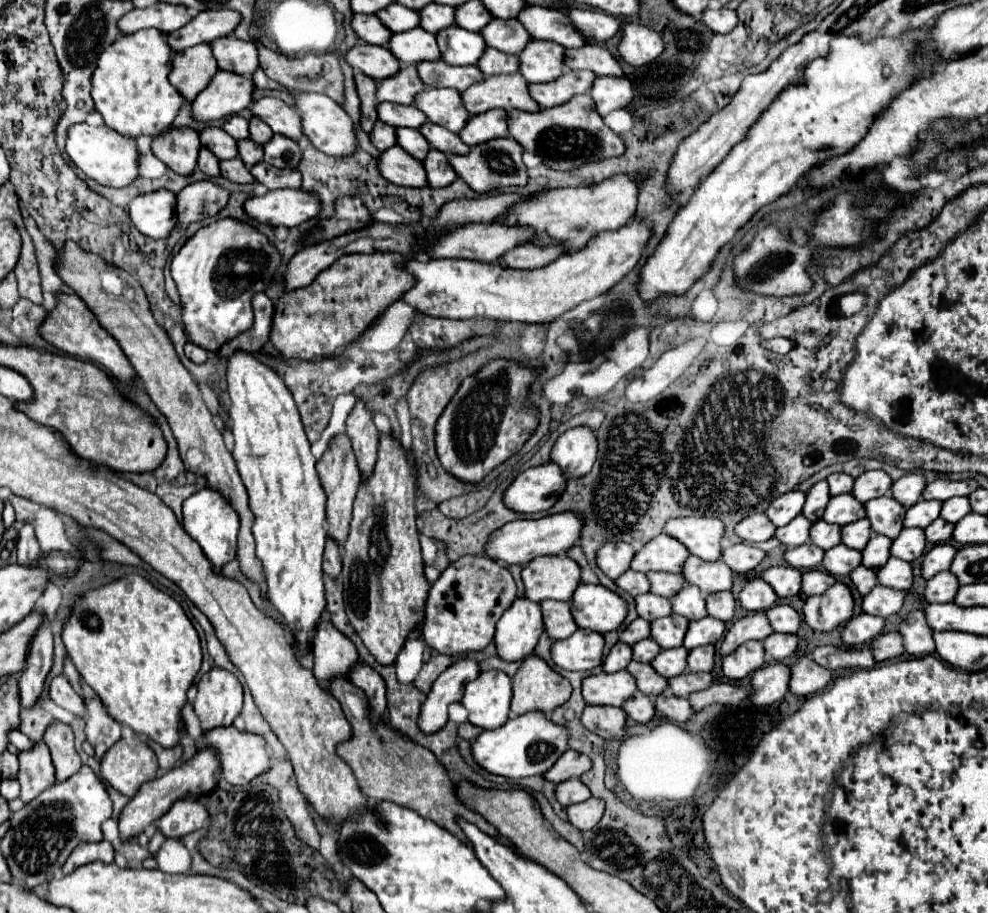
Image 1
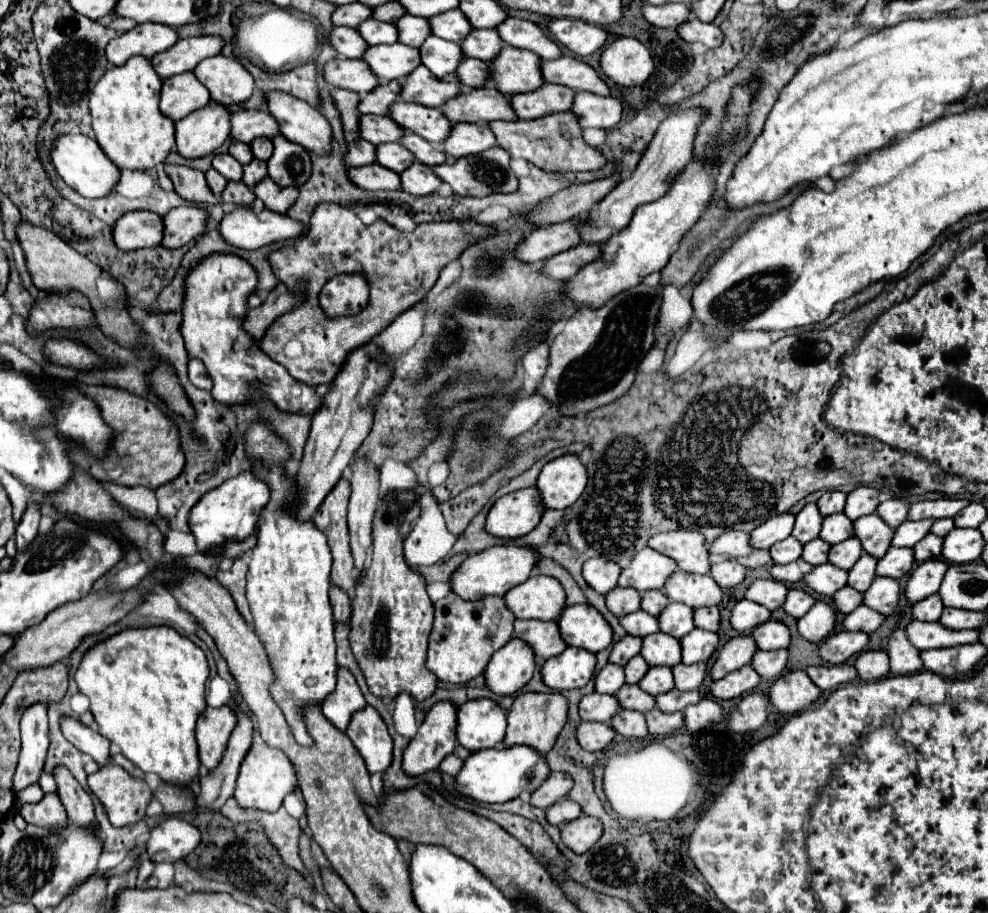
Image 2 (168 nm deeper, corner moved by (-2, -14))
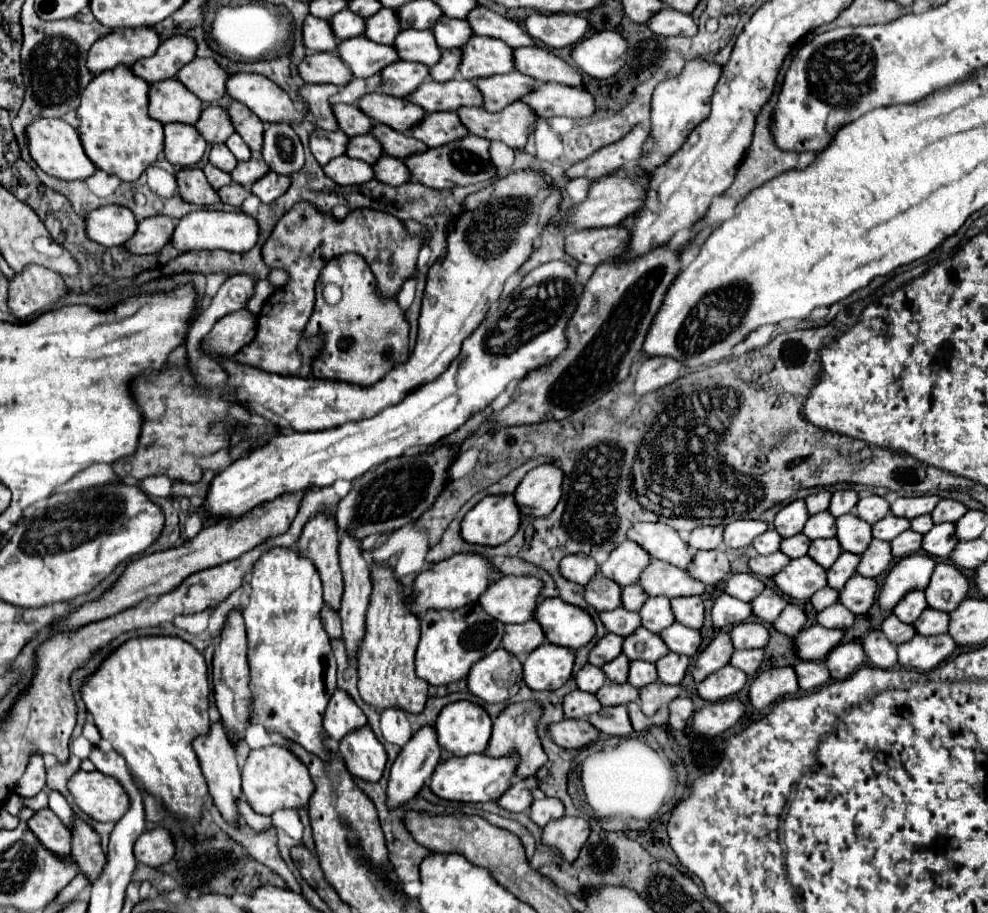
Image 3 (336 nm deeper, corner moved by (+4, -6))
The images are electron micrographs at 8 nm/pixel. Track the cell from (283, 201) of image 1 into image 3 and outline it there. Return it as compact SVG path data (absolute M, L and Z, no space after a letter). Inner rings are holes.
M198 210L184 216L174 230L172 244L180 252L188 250L230 250L230 252L246 252L258 240L258 220L244 212L222 212L222 210Z

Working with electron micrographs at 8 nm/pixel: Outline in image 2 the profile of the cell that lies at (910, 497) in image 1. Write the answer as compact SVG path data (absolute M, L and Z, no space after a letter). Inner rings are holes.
M886 500L886 502L880 502L878 508L876 508L876 514L890 526L890 528L896 528L900 526L906 516L908 516L908 506L902 502L902 500Z

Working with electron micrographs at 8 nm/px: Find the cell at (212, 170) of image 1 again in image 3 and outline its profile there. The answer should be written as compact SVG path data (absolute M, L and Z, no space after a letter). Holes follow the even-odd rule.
M206 164L206 166L204 166L204 174L206 174L208 182L210 182L216 190L220 190L222 186L226 186L226 184L230 184L230 182L232 182L230 174L226 174L226 172L222 172L222 170L214 168L212 164Z

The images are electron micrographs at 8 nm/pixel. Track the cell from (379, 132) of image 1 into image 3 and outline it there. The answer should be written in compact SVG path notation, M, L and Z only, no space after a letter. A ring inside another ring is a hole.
M316 130L310 136L310 150L314 158L324 166L330 160L346 154L350 138L340 130L340 132L326 132L326 130Z

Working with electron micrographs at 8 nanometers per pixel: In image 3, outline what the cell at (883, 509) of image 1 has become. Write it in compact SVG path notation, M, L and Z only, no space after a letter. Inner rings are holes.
M844 514L844 516L836 518L836 526L838 526L836 538L840 540L842 550L862 554L870 546L872 524L858 518L856 514Z

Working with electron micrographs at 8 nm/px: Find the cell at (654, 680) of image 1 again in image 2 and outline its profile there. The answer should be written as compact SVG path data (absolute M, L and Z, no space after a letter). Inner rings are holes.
M624 684L618 692L614 692L614 698L620 702L620 708L624 708L624 710L638 710L642 714L650 712L656 706L654 696L646 694L638 686L630 686L630 684Z

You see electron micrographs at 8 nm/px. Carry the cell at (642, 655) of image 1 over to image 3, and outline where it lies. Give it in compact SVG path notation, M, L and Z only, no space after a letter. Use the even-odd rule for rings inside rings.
M620 654L616 660L612 660L610 664L602 666L602 670L608 676L608 680L616 682L616 684L628 682L628 668L630 668L630 658L626 654Z

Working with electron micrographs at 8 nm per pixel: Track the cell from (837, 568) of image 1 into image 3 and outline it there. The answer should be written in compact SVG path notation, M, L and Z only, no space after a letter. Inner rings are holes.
M810 556L792 560L782 572L774 576L774 582L782 594L794 600L808 600L814 596L814 592L828 586L826 570Z

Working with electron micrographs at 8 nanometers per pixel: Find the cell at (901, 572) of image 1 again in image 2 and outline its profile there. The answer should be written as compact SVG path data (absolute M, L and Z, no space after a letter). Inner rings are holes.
M876 576L870 584L870 588L862 594L864 596L864 604L884 616L892 614L898 598L900 598L900 586L896 580L892 578L884 578L884 576Z

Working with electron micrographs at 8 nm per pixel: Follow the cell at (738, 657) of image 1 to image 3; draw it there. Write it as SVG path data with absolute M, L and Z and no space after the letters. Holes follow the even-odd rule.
M732 664L720 668L718 672L710 674L706 680L698 684L698 694L708 702L718 702L722 698L730 698L738 694L746 684L746 674Z

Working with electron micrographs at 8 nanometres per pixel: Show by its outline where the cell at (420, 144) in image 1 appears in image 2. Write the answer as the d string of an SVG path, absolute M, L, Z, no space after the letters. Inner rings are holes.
M398 142L394 144L378 144L376 146L376 164L392 170L392 172L402 172L406 170L410 164L414 162L414 156L410 152L406 152L406 148L402 148Z

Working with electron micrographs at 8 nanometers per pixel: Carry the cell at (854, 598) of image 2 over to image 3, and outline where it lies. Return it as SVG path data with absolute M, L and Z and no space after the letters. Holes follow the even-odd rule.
M830 586L818 590L818 592L812 596L812 604L814 604L814 610L816 610L816 612L832 606L832 604L838 602L838 600L840 600L840 590L834 590L834 588L830 588Z

